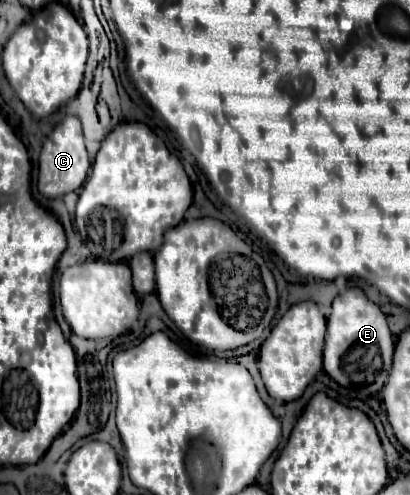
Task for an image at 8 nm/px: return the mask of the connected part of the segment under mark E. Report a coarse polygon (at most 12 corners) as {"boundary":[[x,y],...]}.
{"boundary":[[360,287],[328,317],[324,371],[382,389],[394,339]]}

